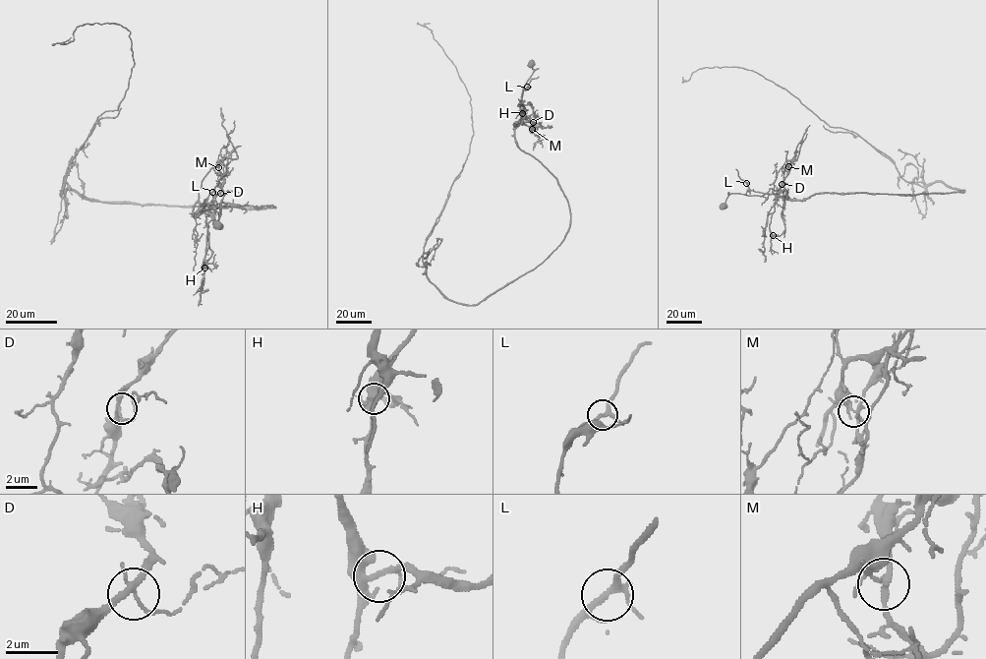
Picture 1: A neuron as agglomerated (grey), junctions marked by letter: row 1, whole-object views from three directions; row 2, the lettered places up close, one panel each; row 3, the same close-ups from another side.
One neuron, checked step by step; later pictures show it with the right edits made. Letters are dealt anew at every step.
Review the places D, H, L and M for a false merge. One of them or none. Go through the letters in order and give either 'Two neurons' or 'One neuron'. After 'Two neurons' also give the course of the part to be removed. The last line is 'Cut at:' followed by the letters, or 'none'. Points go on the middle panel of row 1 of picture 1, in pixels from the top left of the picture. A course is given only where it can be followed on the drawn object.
D: One neuron
H: One neuron
L: One neuron
M: Two neurons. Course of the part to remove: (532, 128), (520, 119), (515, 142), (556, 179), (569, 227), (474, 305), (448, 299), (423, 262), (464, 163)
Cut at: M

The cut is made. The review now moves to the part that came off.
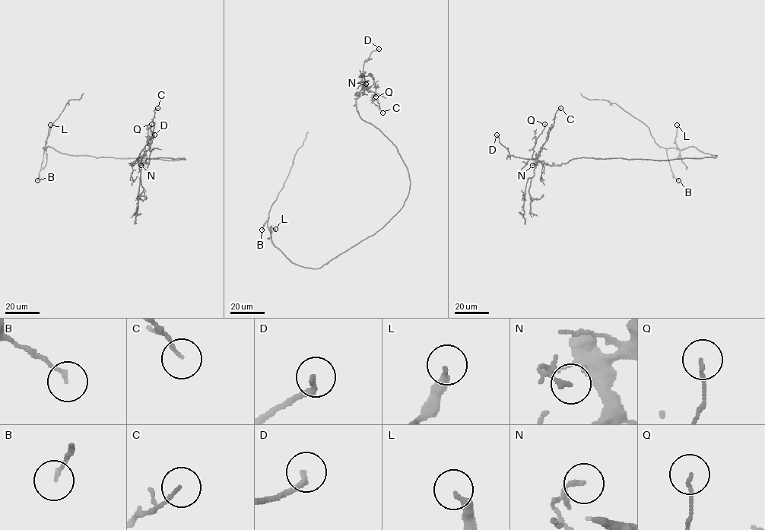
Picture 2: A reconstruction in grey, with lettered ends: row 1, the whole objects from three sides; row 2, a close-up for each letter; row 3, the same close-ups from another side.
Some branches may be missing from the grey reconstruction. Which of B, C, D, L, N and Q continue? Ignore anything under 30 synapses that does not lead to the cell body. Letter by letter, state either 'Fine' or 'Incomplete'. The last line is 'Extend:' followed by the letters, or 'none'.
B: Fine
C: Fine
D: Incomplete
L: Fine
N: Fine
Q: Fine
Extend: D

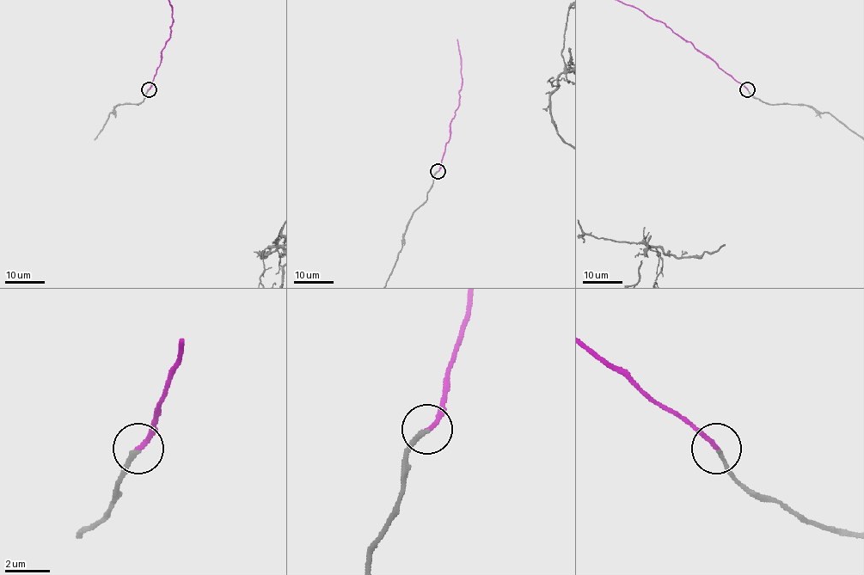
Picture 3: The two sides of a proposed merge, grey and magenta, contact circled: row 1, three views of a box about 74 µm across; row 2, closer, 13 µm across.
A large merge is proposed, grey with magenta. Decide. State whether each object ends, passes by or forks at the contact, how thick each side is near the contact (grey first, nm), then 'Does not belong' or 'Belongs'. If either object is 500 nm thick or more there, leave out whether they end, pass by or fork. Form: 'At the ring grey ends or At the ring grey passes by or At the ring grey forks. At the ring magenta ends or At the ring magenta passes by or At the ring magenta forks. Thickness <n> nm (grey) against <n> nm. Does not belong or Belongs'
At the ring grey ends. At the ring magenta ends. Thickness 190 nm (grey) against 190 nm. Belongs

